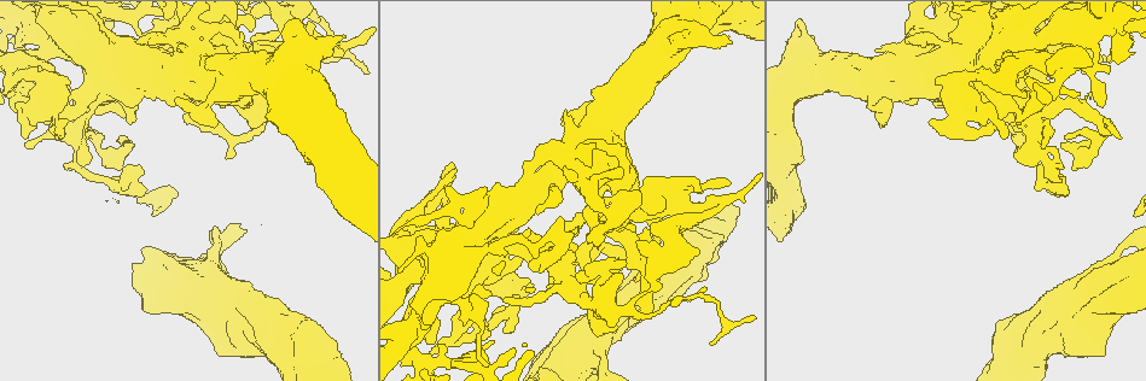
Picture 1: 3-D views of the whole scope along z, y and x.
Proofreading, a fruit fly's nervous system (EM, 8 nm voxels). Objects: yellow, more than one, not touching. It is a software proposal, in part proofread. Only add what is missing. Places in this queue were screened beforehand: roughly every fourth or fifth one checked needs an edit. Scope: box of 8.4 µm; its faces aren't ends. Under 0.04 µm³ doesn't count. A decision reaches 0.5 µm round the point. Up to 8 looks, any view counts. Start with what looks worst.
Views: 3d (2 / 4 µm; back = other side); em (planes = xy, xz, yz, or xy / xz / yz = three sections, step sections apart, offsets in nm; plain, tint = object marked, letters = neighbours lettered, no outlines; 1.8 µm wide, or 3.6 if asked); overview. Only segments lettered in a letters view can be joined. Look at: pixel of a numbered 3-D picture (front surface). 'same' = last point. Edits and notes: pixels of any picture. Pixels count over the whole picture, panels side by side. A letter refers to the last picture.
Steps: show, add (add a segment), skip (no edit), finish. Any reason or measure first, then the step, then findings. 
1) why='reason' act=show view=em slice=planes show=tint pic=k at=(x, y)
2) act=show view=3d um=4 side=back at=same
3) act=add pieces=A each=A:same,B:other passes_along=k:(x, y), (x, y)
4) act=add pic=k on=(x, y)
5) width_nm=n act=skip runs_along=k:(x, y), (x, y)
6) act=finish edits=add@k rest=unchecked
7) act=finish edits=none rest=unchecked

why='looks like a crossing' act=show view=em slice=planes show=letters pic=1 at=(413, 272)

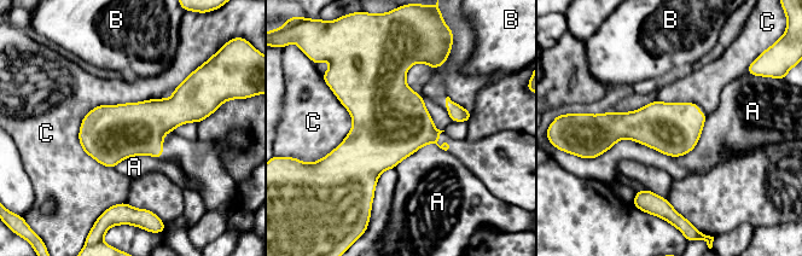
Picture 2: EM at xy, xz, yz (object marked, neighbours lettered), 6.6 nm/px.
act=skip each=A:other,B:other,C:other border=2:(708, 115), (592, 158) found='no lettered segment goes on from it'

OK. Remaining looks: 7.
why='thick end' act=show view=3d um=2 pic=1 at=(728, 42)

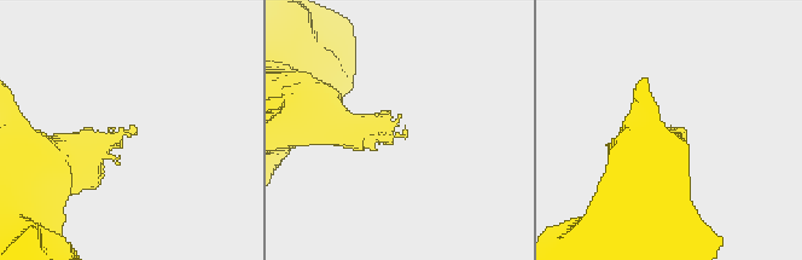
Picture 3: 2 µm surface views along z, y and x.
why='now the EM' act=show view=em um=3.6 slice=planes show=letters pic=3 at=(136, 130)

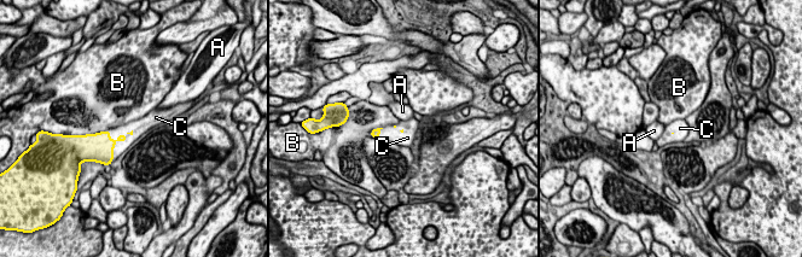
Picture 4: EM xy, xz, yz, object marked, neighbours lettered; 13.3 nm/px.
act=add pieces=C each=A:other,B:other,C:same passes_along=4:(98, 147), (115, 142), (120, 147) found='the cell continues'

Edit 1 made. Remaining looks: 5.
why='free end' act=show view=em slice=planes show=letters pic=1 at=(712, 343)

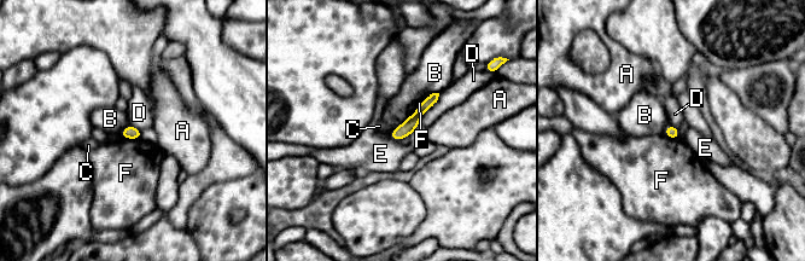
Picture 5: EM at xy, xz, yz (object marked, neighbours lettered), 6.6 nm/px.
act=skip each=A:other,B:other,C:other,D:other,E:other,F:other runs_along=5:(435, 96), (401, 132), (394, 135) found='none of them fits'

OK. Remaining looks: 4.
act=finish edits=add@4 rest=unchecked

